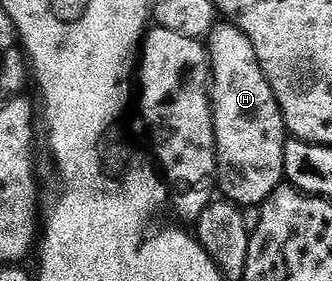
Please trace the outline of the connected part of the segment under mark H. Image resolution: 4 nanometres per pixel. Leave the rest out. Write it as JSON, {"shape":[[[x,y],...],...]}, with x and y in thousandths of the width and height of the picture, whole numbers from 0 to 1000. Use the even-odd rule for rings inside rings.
{"shape":[[[672,78],[633,117],[633,352],[636,388],[645,399],[648,527],[657,541],[654,644],[675,701],[699,726],[729,733],[756,712],[771,733],[789,733],[822,690],[822,676],[855,651],[858,630],[840,612],[840,541],[858,548],[858,520],[870,495],[864,456],[840,456],[843,413],[828,413],[828,384],[840,370],[816,370],[825,342],[786,235],[774,221],[774,192],[762,178],[762,149],[738,135],[729,100],[711,100],[705,82]],[[732,484],[756,484],[756,512],[732,512]],[[780,598],[804,598],[816,626],[792,626]]]}

